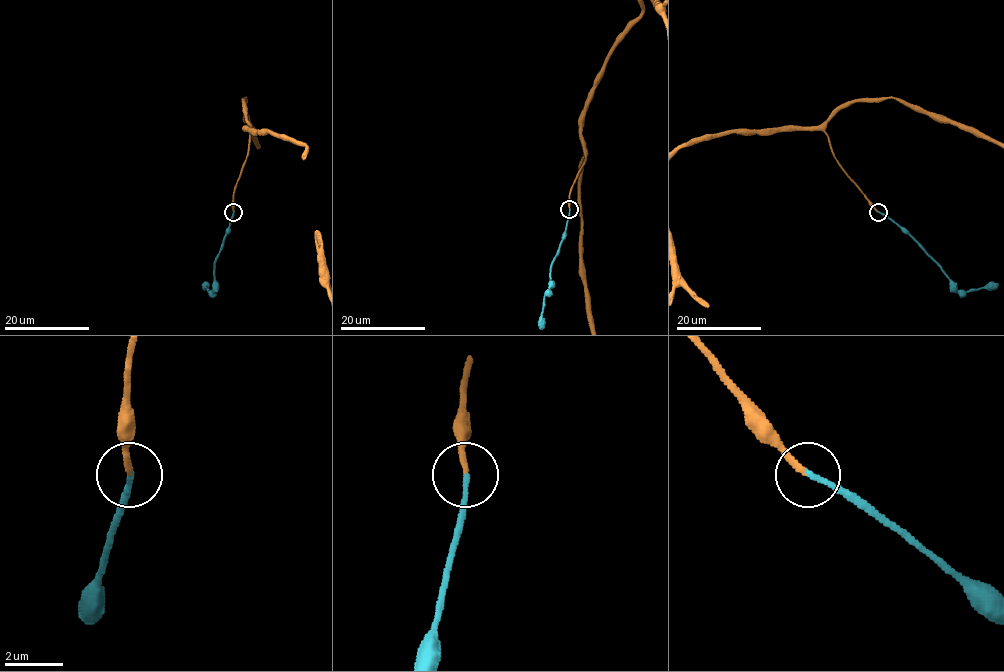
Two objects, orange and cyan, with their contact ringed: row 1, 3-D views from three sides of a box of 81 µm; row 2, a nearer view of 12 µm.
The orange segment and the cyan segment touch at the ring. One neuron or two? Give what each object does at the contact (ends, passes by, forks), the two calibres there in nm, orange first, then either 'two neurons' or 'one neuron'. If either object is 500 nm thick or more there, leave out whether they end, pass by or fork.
orange ends there; cyan ends there; 180 nm thick on the orange side, 180 nm on the other; one neuron

